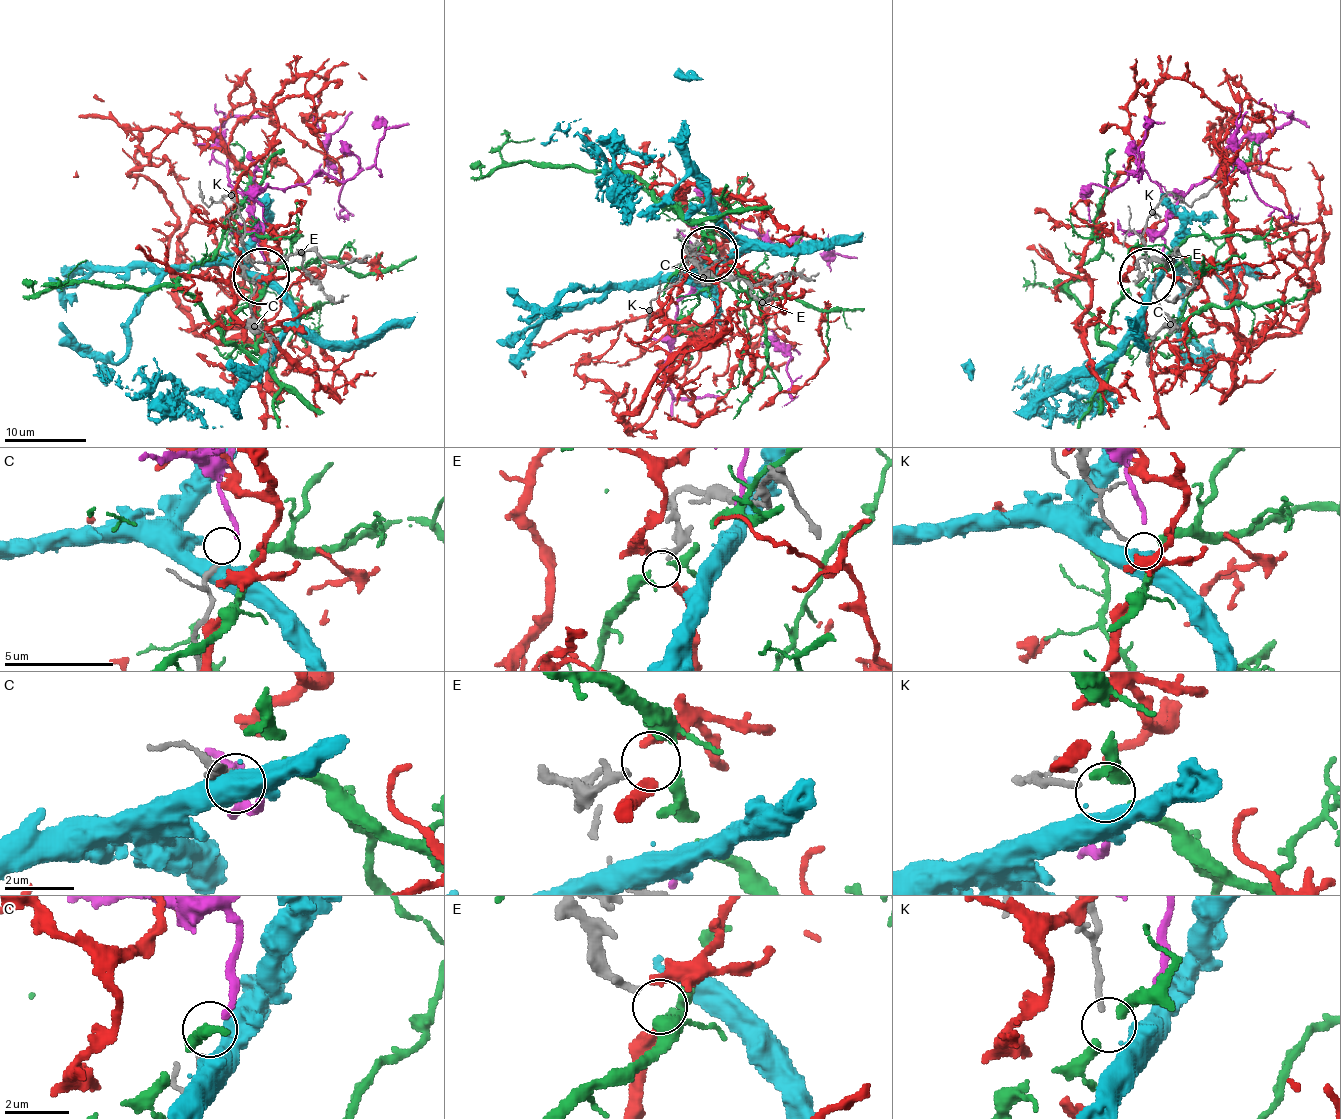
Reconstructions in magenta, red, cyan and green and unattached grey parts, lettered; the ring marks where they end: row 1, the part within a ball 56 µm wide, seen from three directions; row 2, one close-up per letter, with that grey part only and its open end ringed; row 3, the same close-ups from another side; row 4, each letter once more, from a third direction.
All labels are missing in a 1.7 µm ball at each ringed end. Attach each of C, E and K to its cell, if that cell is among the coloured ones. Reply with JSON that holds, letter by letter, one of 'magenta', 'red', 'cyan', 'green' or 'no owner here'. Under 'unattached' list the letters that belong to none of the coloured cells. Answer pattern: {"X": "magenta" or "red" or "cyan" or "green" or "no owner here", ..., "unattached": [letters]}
{"C": "magenta", "E": "red", "K": "green", "unattached": []}

